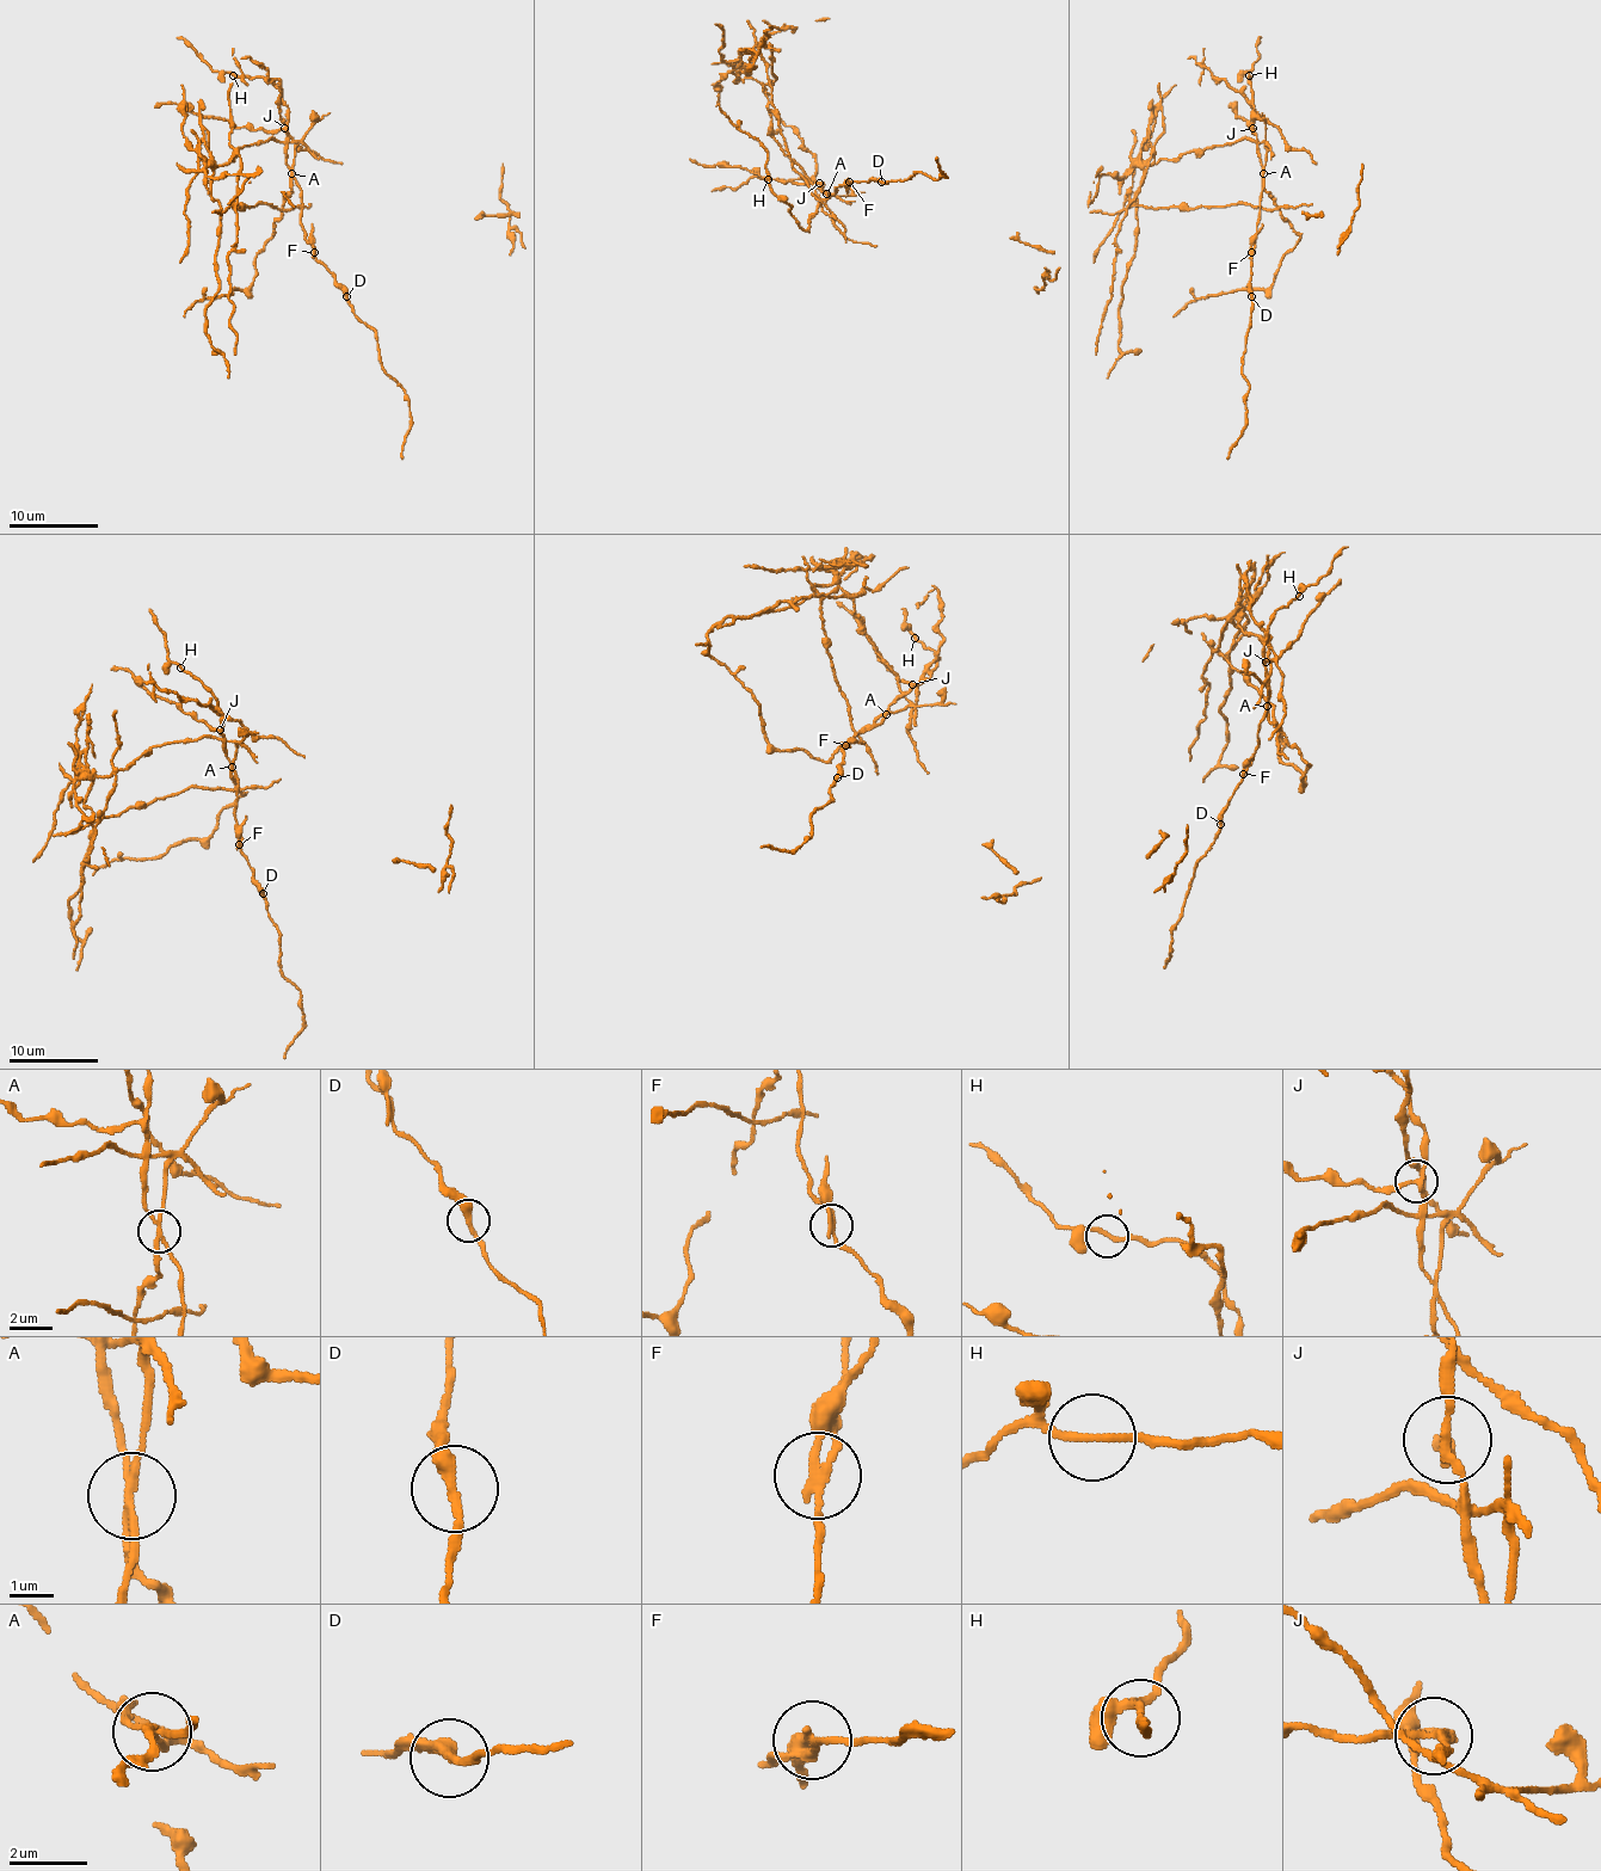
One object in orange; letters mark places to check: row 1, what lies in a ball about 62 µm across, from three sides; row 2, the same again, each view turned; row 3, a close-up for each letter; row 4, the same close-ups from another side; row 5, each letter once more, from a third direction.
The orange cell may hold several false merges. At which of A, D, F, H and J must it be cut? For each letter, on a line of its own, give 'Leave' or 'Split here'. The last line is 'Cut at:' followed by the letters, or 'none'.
A: Split here
D: Leave
F: Split here
H: Leave
J: Split here
Cut at: A, F, J

